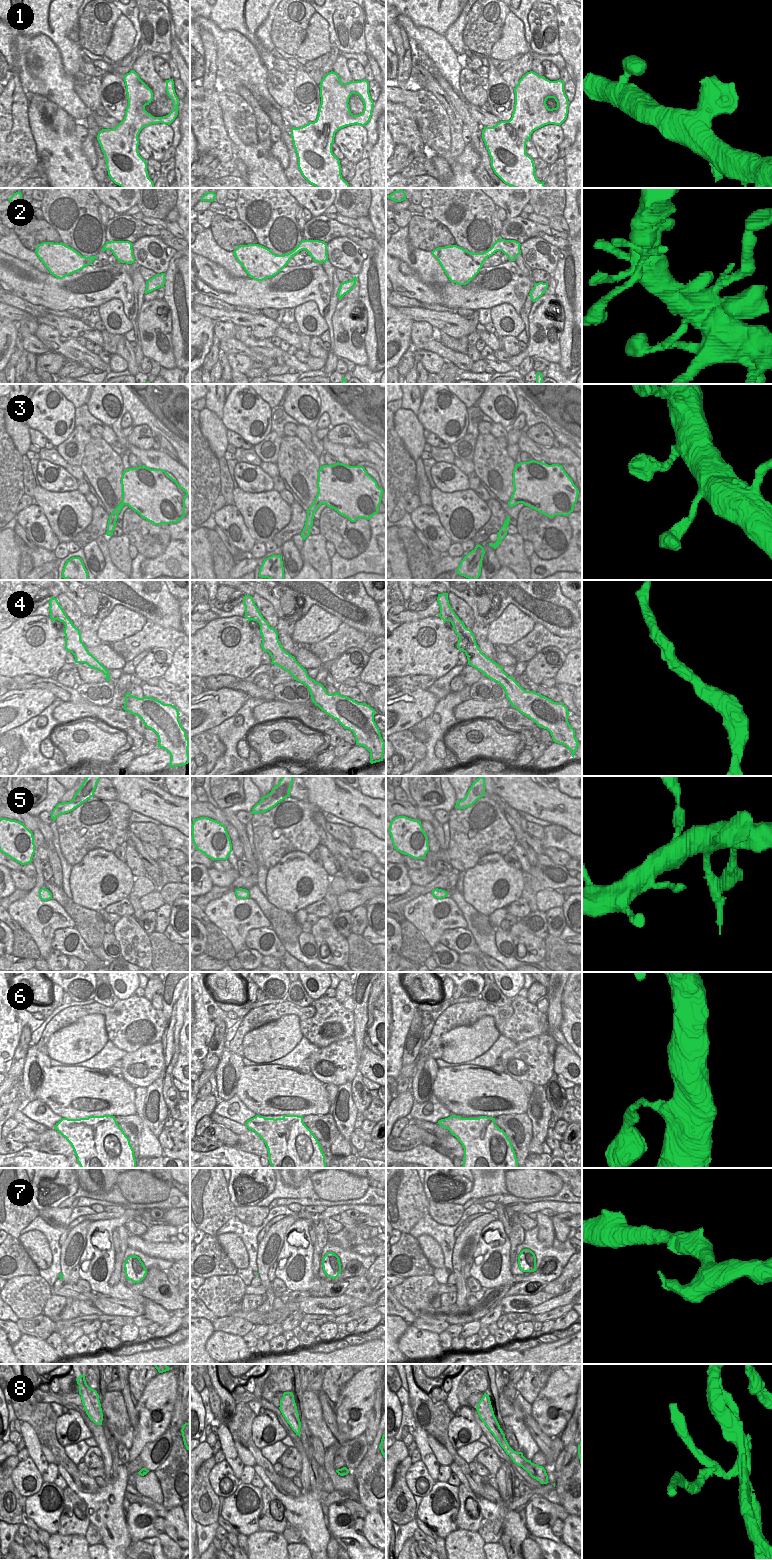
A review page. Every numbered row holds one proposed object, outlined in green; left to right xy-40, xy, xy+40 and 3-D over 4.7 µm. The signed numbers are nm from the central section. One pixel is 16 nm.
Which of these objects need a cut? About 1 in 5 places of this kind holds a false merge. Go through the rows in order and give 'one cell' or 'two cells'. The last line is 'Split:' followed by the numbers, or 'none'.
1: one cell
2: one cell
3: one cell
4: one cell
5: one cell
6: one cell
7: one cell
8: two cells
Split: 8

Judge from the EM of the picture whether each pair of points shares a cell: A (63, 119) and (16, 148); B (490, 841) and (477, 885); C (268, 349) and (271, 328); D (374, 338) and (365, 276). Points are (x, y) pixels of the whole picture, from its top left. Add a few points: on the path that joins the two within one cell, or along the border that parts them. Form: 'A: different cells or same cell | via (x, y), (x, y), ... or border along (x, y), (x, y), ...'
A: different cells | border along (27, 115), (38, 158)
B: different cells | border along (503, 855), (485, 854), (467, 869)
C: different cells | border along (248, 328), (255, 337), (269, 339)
D: same cell | via (373, 323), (373, 312), (369, 305), (366, 291)

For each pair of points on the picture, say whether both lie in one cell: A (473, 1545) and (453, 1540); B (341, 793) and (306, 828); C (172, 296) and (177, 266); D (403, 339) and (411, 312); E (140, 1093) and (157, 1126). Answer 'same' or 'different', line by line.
A: same
B: different
C: same
D: different
E: different

